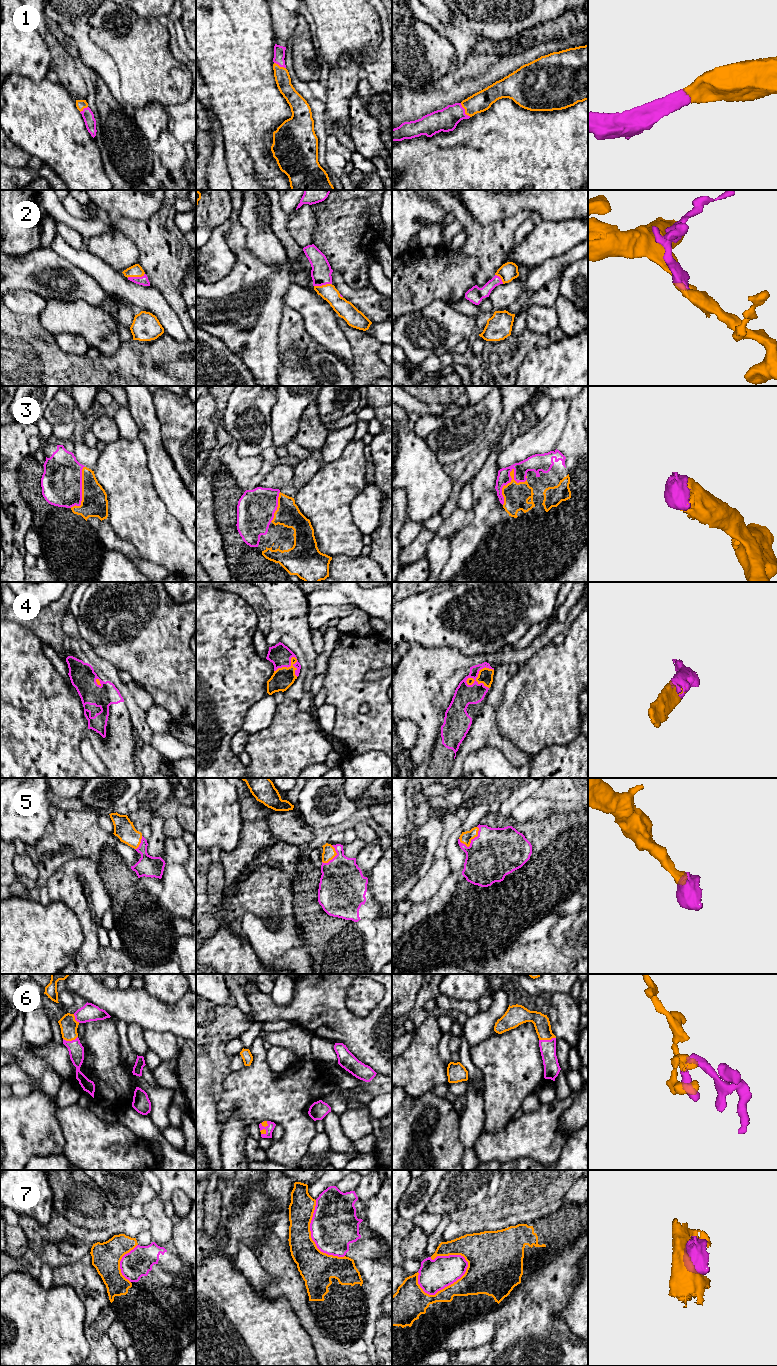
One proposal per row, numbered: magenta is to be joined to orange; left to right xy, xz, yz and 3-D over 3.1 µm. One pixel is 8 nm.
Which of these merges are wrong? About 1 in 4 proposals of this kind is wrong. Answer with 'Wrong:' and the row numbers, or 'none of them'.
Wrong: 7

